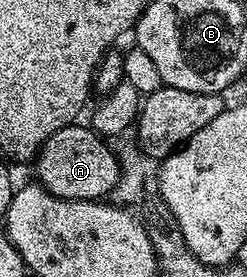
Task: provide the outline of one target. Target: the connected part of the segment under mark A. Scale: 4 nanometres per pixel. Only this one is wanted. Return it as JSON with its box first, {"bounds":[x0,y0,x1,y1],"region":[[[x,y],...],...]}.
{"bounds":[35,124,120,200],"region":[[[74,124],[59,128],[35,155],[36,181],[44,190],[67,200],[104,199],[112,195],[119,180],[120,164],[114,147],[88,125]]]}

